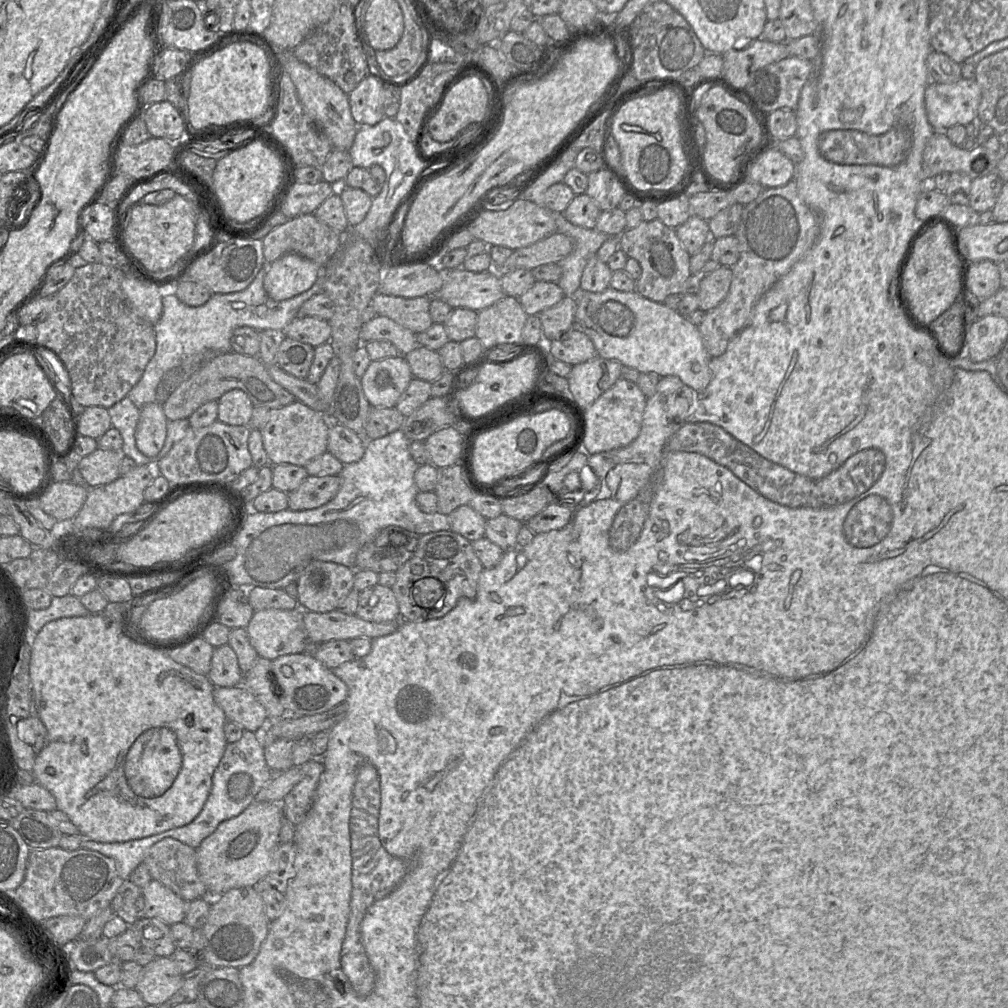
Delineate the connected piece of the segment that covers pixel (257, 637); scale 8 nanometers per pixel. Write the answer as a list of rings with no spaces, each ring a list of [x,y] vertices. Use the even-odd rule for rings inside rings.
[[[301,608],[254,612],[246,630],[259,657],[272,661],[279,656],[303,653],[308,640],[304,612]]]

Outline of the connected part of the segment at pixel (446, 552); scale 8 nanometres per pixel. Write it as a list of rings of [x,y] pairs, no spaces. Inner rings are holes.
[[[451,530],[420,535],[413,556],[396,571],[396,581],[391,587],[398,603],[400,620],[422,622],[445,616],[460,598],[476,596],[478,580],[483,569],[471,542],[462,535]],[[423,578],[435,578],[444,587],[443,598],[432,608],[422,608],[416,605],[412,598],[413,585]]]

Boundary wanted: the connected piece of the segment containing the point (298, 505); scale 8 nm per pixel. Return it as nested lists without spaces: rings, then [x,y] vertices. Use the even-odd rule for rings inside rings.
[[[339,475],[310,476],[300,486],[287,493],[288,508],[309,510],[318,508],[331,501],[341,486]]]

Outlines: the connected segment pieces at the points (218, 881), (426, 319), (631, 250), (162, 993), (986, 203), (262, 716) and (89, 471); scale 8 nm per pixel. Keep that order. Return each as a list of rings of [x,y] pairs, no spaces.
[[[253,801],[238,816],[220,823],[196,848],[197,869],[210,897],[228,890],[254,886],[273,868],[273,854],[280,843],[284,817],[281,803]]]
[[[378,292],[370,305],[377,315],[386,316],[415,334],[426,331],[432,324],[429,307],[432,296],[404,298]]]
[[[642,221],[637,227],[626,229],[618,237],[618,246],[628,258],[640,264],[642,274],[636,281],[635,291],[652,301],[662,303],[671,294],[682,294],[691,276],[690,255],[683,248],[675,229],[665,226],[661,221]]]
[[[156,957],[140,973],[135,990],[147,1005],[159,1006],[182,986],[183,974],[170,957]]]
[[[997,173],[972,179],[968,205],[978,213],[992,210],[1003,185]]]
[[[241,685],[215,687],[213,698],[227,721],[239,724],[246,731],[261,733],[269,722],[264,706]]]
[[[96,448],[89,455],[78,458],[78,468],[88,487],[94,488],[109,484],[119,476],[122,451]]]

